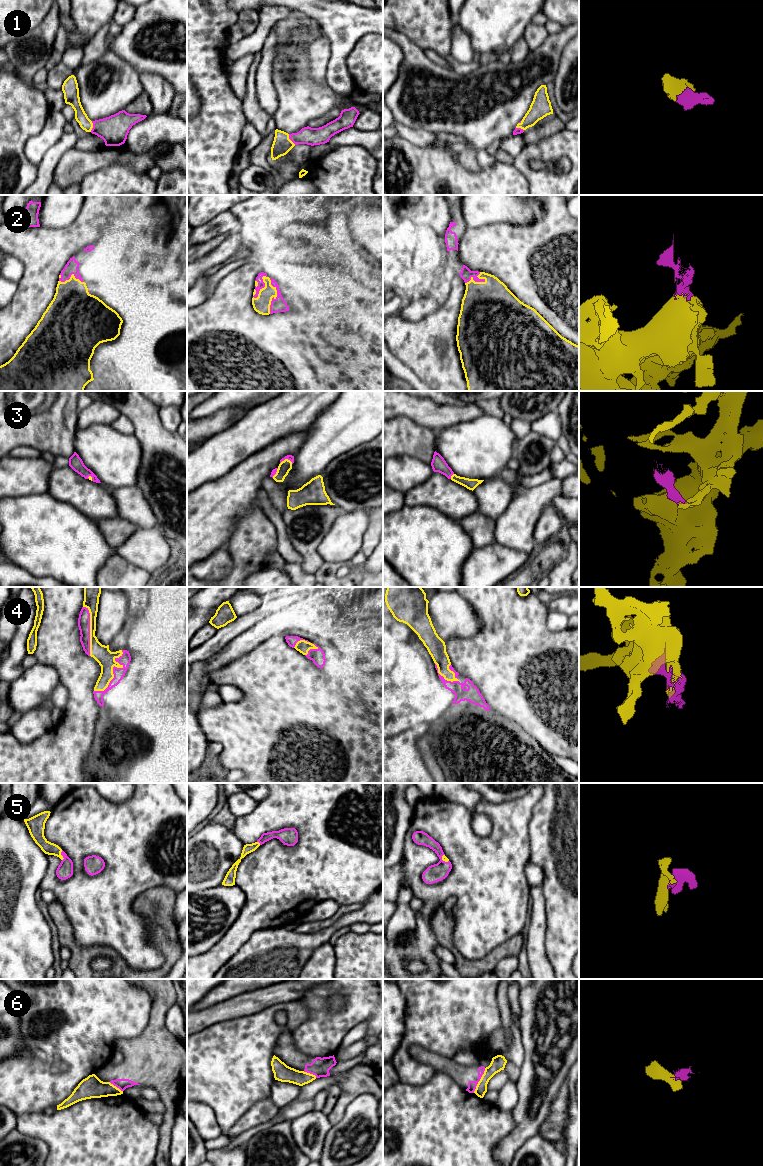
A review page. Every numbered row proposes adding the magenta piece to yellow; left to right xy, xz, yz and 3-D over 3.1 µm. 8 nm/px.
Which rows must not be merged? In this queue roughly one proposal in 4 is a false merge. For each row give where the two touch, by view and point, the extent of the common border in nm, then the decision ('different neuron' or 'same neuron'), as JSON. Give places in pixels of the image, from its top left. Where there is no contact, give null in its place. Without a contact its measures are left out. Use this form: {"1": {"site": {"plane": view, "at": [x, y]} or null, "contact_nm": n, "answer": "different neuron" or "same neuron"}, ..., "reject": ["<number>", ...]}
{"1": {"site": {"plane": "xy", "at": [92, 126]}, "contact_nm": 90, "answer": "same neuron"}, "2": {"site": {"plane": "xz", "at": [276, 296]}, "contact_nm": 280, "answer": "same neuron"}, "3": {"site": {"plane": "xz", "at": [286, 459]}, "contact_nm": 100, "answer": "same neuron"}, "4": {"site": {"plane": "xy", "at": [112, 670]}, "contact_nm": 400, "answer": "same neuron"}, "5": {"site": {"plane": "xy", "at": [61, 855]}, "contact_nm": 90, "answer": "same neuron"}, "6": {"site": {"plane": "yz", "at": [480, 1080]}, "contact_nm": 220, "answer": "different neuron"}, "reject": ["6"]}

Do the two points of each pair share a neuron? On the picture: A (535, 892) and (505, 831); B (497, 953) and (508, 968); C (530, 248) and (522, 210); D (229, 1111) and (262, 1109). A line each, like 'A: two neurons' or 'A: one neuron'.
A: two neurons
B: two neurons
C: two neurons
D: two neurons

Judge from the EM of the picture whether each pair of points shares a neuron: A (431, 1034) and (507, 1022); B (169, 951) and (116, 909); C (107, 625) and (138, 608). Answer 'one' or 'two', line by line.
A: two
B: two
C: two

